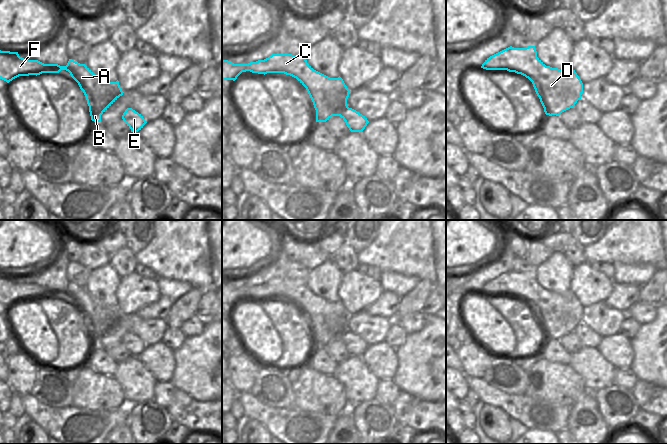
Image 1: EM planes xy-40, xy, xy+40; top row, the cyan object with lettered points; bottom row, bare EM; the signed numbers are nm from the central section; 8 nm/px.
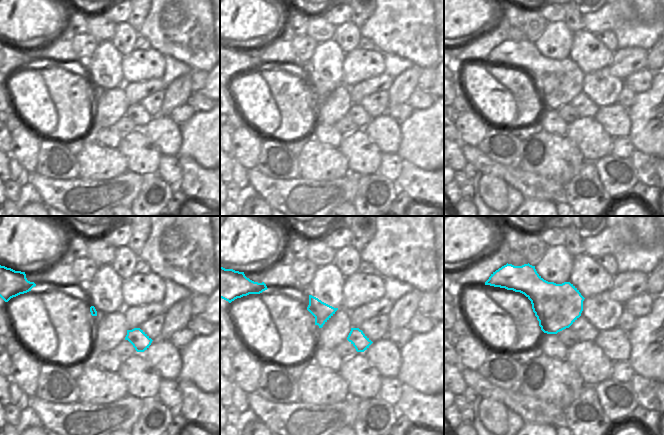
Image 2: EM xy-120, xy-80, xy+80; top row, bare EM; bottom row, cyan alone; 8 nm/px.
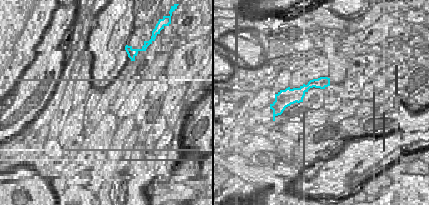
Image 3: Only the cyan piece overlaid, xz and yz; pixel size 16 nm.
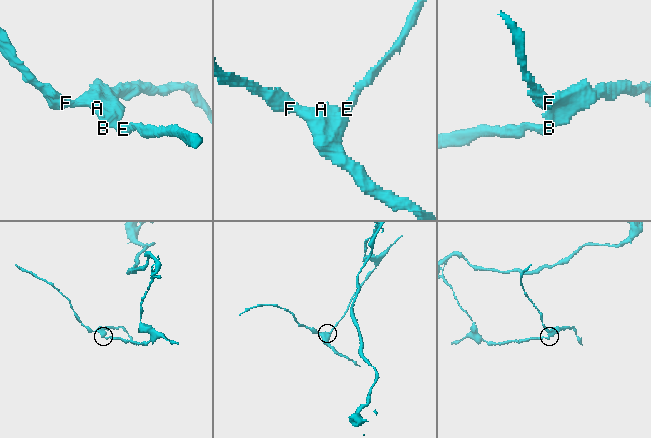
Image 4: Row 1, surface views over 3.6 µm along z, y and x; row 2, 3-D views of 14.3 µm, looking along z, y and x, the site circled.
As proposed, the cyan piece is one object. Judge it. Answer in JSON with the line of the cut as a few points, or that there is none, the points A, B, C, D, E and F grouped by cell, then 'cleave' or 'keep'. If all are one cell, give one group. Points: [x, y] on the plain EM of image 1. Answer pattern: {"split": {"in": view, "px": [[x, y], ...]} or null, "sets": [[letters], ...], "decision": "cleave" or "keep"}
{"split": {"in": "xy", "px": [[348, 331], [338, 339]]}, "sets": [["A", "B", "C", "D", "F"], ["E"]], "decision": "cleave"}

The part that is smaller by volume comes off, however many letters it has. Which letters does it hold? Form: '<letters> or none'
A, B, C, D, F.

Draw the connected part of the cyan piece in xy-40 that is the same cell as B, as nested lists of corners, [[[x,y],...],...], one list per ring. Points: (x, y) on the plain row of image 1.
[[[0,274],[0,303],[9,307],[19,300],[59,297],[66,294],[83,315],[91,344],[101,346],[101,339],[120,321],[123,315],[119,305],[106,306],[96,300],[85,288],[69,283],[66,290],[44,288],[38,284],[26,284],[18,276]]]

